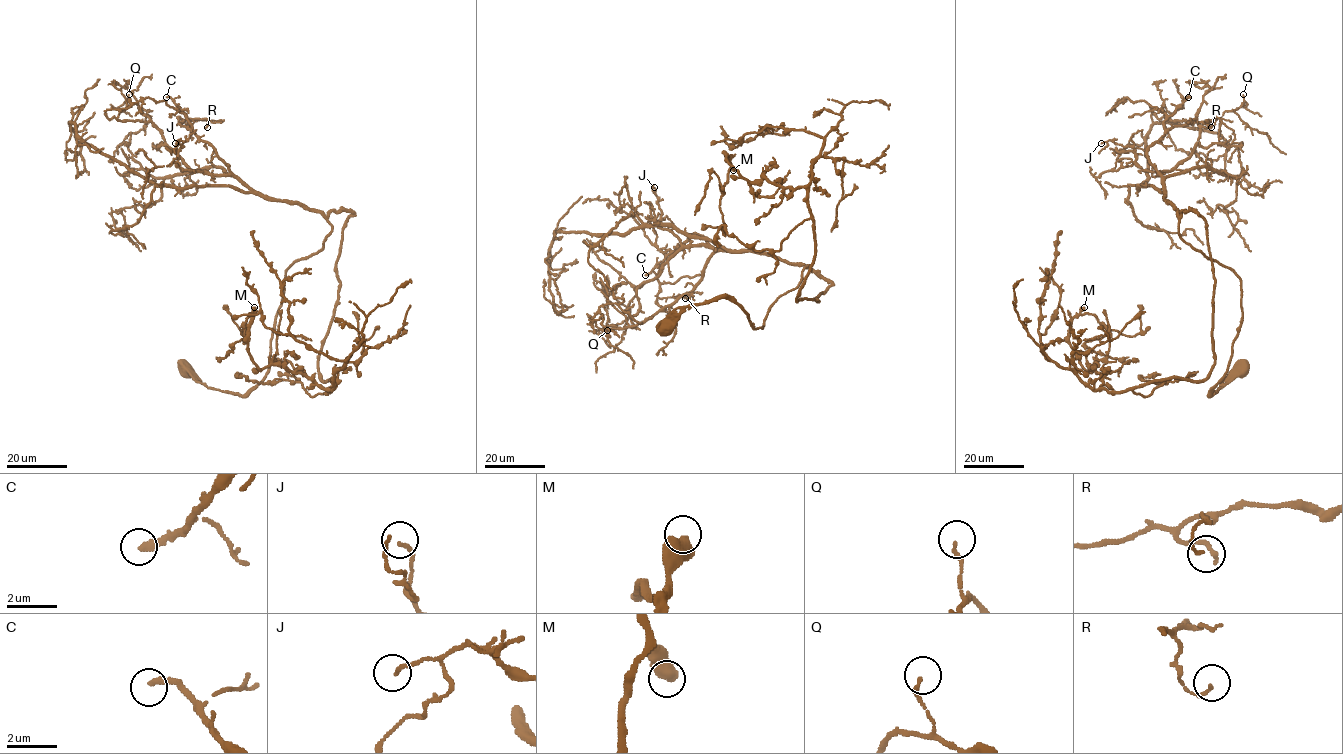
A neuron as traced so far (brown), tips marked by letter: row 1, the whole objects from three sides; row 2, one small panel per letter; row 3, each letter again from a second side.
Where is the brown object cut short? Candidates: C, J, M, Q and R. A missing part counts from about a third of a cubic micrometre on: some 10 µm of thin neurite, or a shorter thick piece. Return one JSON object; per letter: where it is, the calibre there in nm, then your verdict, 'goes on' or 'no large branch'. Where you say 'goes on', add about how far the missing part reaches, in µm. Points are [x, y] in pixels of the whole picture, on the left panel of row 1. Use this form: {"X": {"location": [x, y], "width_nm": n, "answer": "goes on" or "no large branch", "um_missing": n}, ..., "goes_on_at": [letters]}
{"C": {"location": [166, 97], "width_nm": 280, "answer": "goes on", "um_missing": 25}, "J": {"location": [175, 143], "width_nm": 130, "answer": "no large branch"}, "M": {"location": [254, 307], "width_nm": 550, "answer": "no large branch"}, "Q": {"location": [129, 94], "width_nm": 140, "answer": "no large branch"}, "R": {"location": [207, 127], "width_nm": 110, "answer": "no large branch"}, "goes_on_at": ["C"]}

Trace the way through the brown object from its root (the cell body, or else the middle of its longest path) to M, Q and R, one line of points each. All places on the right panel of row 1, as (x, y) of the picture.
M: (1240, 371), (1211, 395), (1241, 283), (1180, 237), (1196, 211), (1205, 378), (1101, 389), (1069, 341), (1084, 307)
Q: (1240, 371), (1211, 395), (1240, 325), (1240, 279), (1180, 237), (1159, 174), (1243, 94)
R: (1240, 371), (1211, 395), (1240, 325), (1240, 279), (1180, 237), (1147, 157), (1171, 127), (1211, 127)

